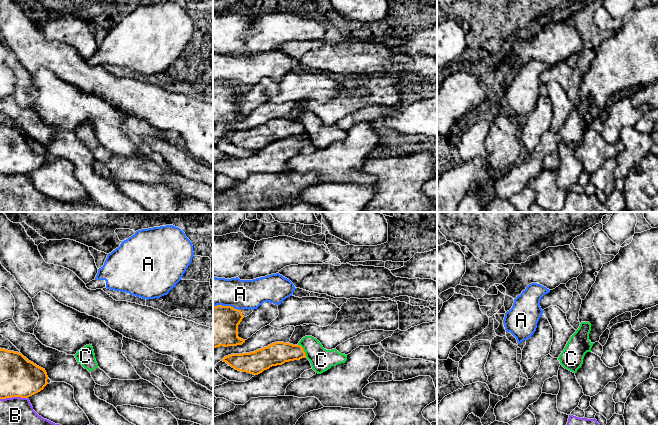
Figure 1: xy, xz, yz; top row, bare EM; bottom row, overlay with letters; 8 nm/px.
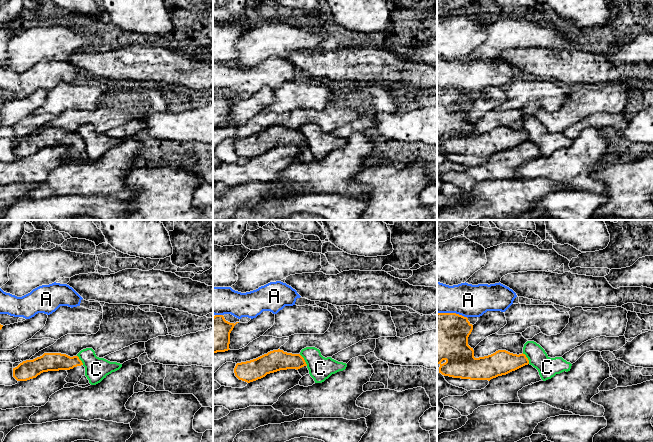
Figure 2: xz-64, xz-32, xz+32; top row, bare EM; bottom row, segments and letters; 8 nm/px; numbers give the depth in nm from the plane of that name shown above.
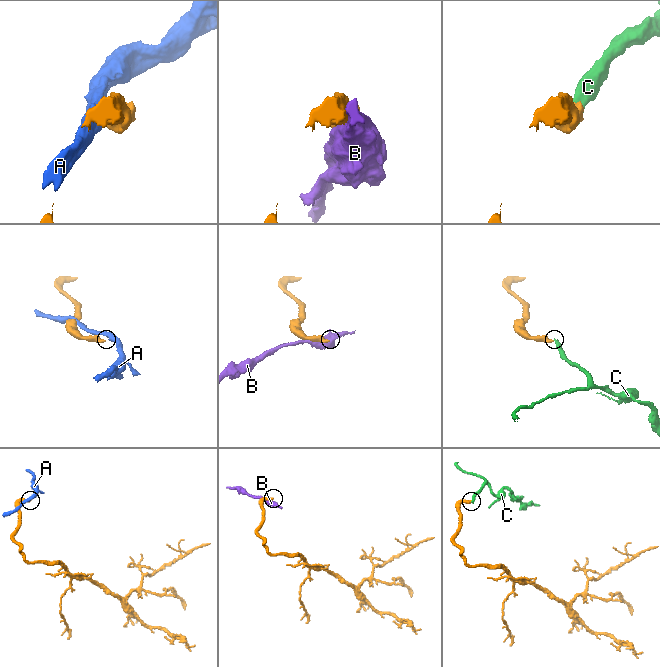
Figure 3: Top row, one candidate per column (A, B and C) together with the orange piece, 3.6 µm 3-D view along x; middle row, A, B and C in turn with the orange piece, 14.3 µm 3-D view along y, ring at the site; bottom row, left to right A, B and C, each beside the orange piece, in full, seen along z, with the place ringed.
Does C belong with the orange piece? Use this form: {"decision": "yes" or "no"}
{"decision": "no"}

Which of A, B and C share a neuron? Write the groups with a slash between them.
A / B / C

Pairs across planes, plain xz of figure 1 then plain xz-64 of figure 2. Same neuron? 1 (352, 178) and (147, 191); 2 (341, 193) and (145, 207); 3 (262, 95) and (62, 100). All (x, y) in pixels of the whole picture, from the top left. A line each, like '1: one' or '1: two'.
1: two
2: two
3: two

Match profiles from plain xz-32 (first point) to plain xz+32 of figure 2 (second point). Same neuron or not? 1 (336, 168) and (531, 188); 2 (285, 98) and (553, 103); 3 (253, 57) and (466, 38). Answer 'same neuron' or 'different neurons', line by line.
1: different neurons
2: same neuron
3: different neurons

